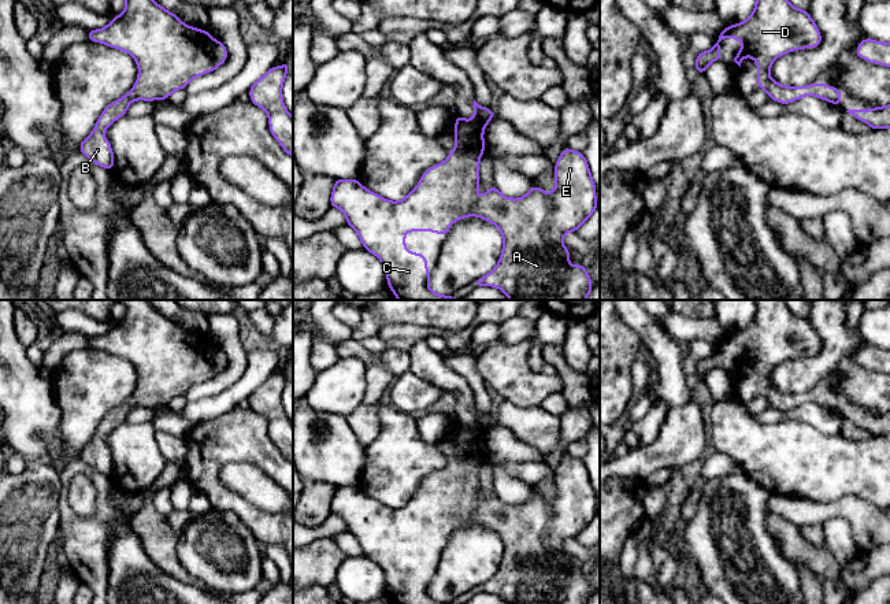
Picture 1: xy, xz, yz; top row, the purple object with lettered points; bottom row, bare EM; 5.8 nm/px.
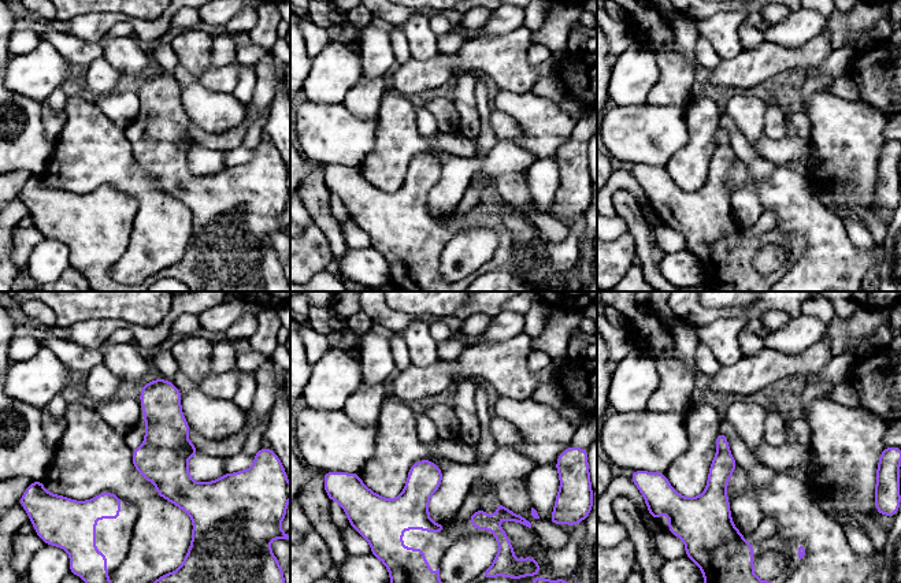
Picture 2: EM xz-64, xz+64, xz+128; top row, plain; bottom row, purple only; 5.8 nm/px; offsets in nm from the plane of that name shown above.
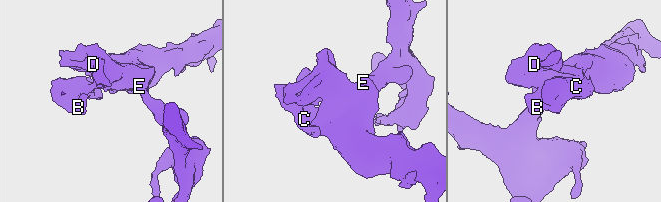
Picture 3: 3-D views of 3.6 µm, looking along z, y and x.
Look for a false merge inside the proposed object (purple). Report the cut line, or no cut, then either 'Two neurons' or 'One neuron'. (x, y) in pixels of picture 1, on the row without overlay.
No split. One neuron

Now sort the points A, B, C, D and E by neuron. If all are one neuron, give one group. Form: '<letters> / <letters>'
A B C D E

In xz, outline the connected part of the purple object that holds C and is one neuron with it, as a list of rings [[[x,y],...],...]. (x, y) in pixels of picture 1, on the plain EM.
[[[475,407],[472,427],[456,422],[455,456],[442,470],[426,477],[418,493],[400,508],[389,508],[375,501],[359,486],[334,488],[331,514],[344,519],[346,531],[359,541],[364,556],[382,568],[387,593],[396,604],[455,604],[437,601],[429,594],[426,562],[405,556],[405,540],[448,541],[452,530],[467,523],[478,523],[496,531],[503,542],[498,570],[487,582],[474,588],[475,593],[494,593],[508,604],[587,604],[592,599],[593,592],[585,570],[572,572],[568,567],[570,556],[561,549],[567,540],[576,538],[598,514],[596,492],[583,459],[568,453],[563,456],[555,473],[556,493],[552,500],[531,493],[523,504],[509,505],[493,490],[476,508],[479,466],[486,455],[483,437],[493,425],[493,418],[481,414]]]

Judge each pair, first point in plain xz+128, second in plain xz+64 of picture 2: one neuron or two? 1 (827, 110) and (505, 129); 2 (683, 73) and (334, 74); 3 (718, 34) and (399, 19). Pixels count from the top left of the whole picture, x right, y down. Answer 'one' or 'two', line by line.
1: two
2: two
3: two

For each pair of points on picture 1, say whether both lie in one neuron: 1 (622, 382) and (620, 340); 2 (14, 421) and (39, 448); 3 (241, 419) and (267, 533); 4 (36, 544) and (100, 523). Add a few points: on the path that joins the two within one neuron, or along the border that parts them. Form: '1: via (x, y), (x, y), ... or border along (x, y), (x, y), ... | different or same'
1: via (623, 371), (620, 351) | same
2: via (21, 428), (34, 441) | same
3: via (214, 449), (212, 484), (230, 501), (237, 504) | same
4: border along (58, 500), (59, 533) | different

